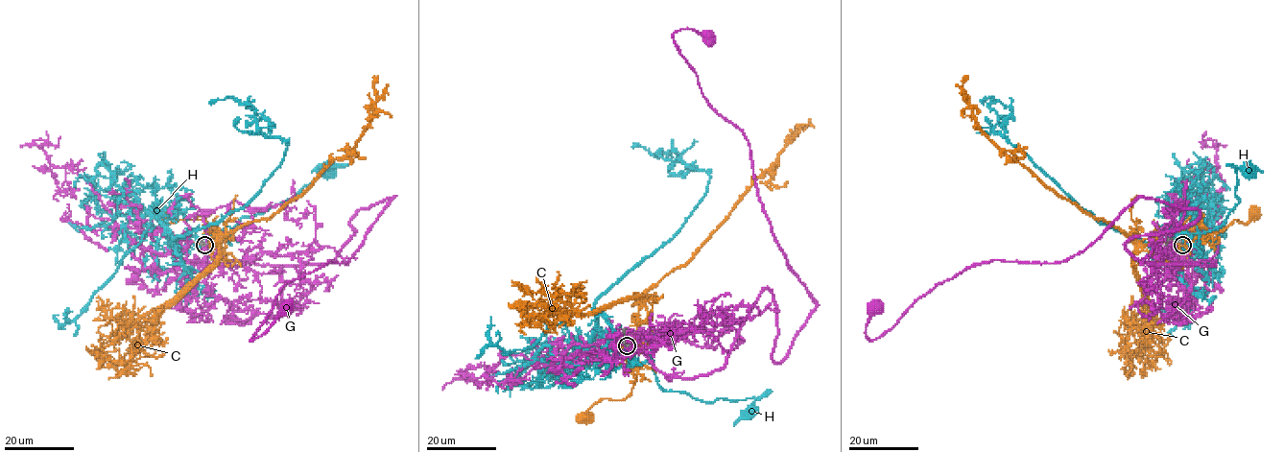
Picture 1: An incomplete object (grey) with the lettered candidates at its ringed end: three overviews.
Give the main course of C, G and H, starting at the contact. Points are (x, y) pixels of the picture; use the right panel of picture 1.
C: (1182, 244), (1185, 239), (1220, 232), (1235, 220), (1245, 224), (1254, 214)
G: (1181, 243), (1216, 264), (1126, 249), (1199, 216), (1140, 197), (1069, 258), (973, 264), (871, 340), (874, 306)
H: (1182, 244), (1176, 243), (1178, 235), (1188, 238), (1175, 234), (1221, 226), (1239, 201), (1234, 167), (1248, 170)

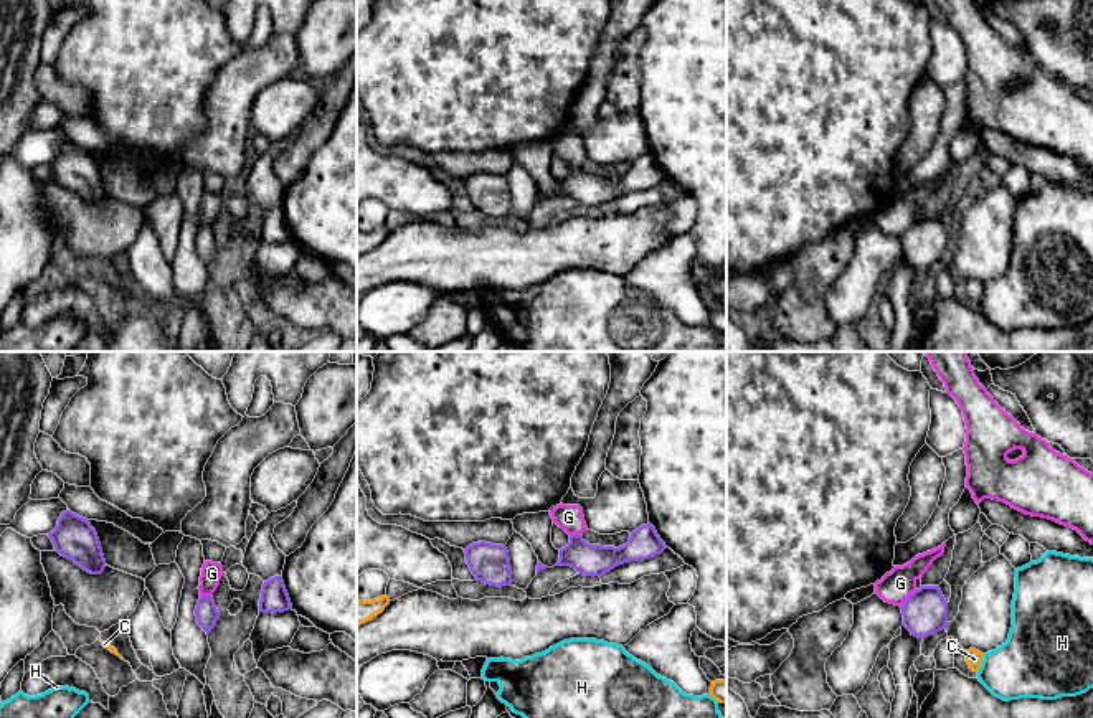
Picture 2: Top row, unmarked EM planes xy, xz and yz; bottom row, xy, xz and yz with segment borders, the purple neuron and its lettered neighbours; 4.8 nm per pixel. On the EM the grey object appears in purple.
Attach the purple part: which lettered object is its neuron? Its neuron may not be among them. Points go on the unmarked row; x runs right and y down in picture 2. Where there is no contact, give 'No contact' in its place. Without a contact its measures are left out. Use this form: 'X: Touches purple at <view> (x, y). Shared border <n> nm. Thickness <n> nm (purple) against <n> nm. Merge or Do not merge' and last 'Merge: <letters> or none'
C: No contact. Do not merge
G: Touches purple at yz (908, 228). Shared border 120 nm. Thickness 220 nm (purple) against 160 nm. Do not merge
H: No contact. Do not merge
Merge: none

